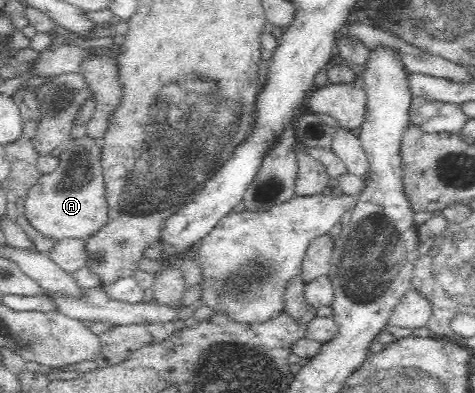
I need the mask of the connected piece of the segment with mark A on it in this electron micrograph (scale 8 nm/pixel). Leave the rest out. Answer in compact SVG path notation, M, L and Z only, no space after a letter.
M85 134L82 138L70 138L61 149L56 170L41 175L29 190L25 202L27 217L32 226L48 238L89 239L104 228L109 219L102 140Z

